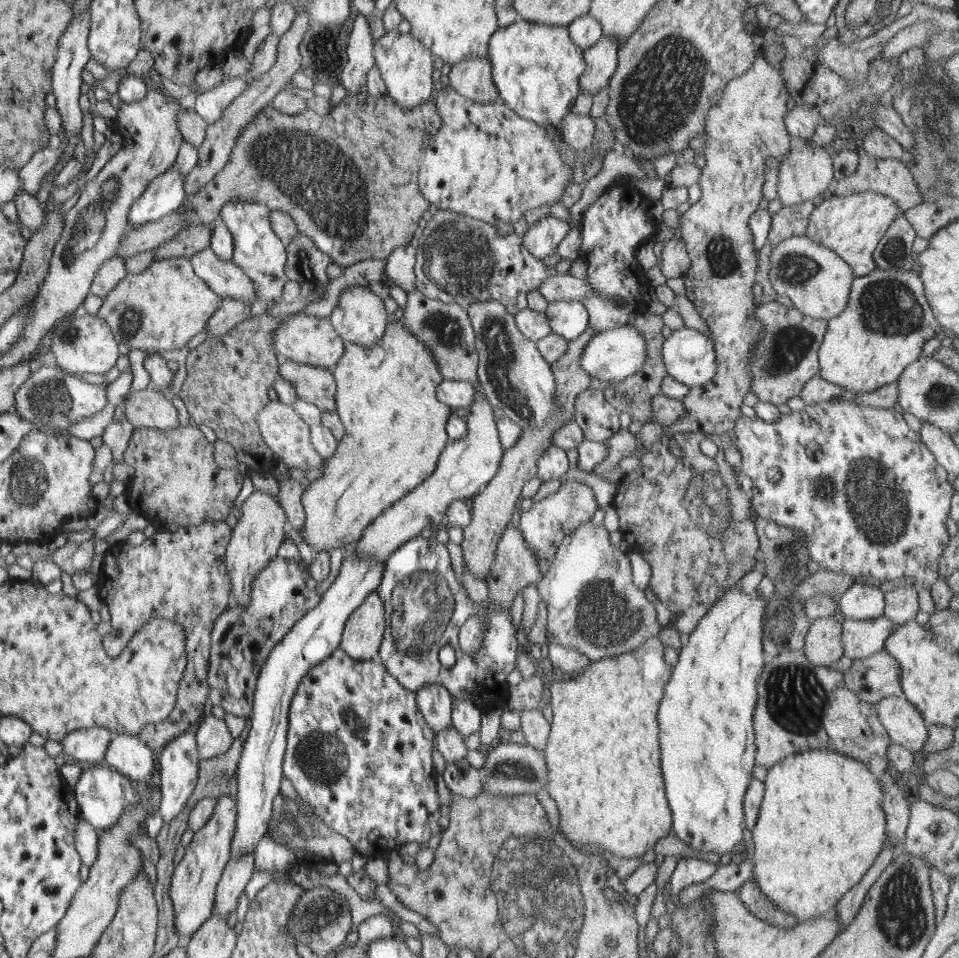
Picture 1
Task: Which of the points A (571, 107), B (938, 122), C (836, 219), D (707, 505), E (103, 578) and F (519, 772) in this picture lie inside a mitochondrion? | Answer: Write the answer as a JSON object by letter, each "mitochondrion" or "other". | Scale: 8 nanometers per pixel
{"A":"other","B":"mitochondrion","C":"other","D":"mitochondrion","E":"other","F":"mitochondrion"}

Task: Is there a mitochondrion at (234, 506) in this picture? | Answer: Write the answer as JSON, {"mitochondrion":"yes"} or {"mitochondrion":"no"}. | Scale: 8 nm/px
{"mitochondrion":"no"}

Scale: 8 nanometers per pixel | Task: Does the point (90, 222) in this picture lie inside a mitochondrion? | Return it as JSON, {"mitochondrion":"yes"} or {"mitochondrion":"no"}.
{"mitochondrion":"yes"}

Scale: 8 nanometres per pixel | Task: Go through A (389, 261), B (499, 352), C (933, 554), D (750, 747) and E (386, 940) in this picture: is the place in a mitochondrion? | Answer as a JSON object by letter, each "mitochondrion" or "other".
{"A":"other","B":"mitochondrion","C":"other","D":"other","E":"other"}

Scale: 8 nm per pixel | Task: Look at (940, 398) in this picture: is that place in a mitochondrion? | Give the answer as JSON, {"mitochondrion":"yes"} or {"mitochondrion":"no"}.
{"mitochondrion":"yes"}

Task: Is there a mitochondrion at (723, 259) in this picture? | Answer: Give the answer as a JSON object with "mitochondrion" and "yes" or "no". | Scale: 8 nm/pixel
{"mitochondrion":"yes"}

